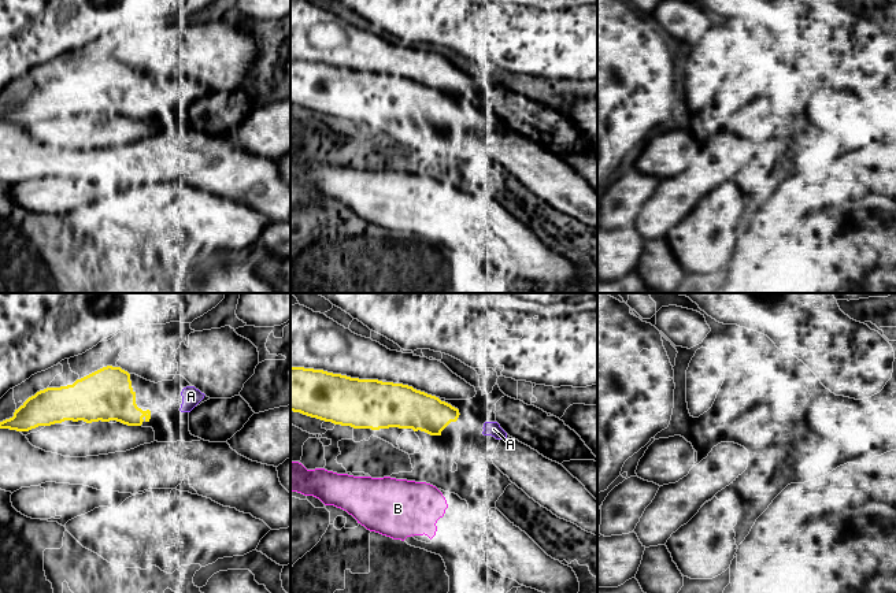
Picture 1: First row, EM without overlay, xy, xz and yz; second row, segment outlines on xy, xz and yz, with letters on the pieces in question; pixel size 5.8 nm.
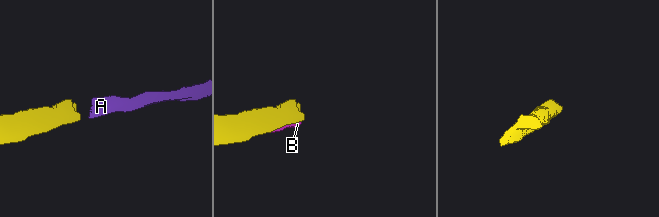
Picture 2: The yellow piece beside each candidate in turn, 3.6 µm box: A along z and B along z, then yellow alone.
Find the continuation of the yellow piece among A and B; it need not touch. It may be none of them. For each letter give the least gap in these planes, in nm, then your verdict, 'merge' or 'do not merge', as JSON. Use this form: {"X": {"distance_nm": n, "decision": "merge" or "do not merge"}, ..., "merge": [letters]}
{"A": {"distance_nm": 150, "decision": "merge"}, "B": {"distance_nm": 280, "decision": "do not merge"}, "merge": ["A"]}

